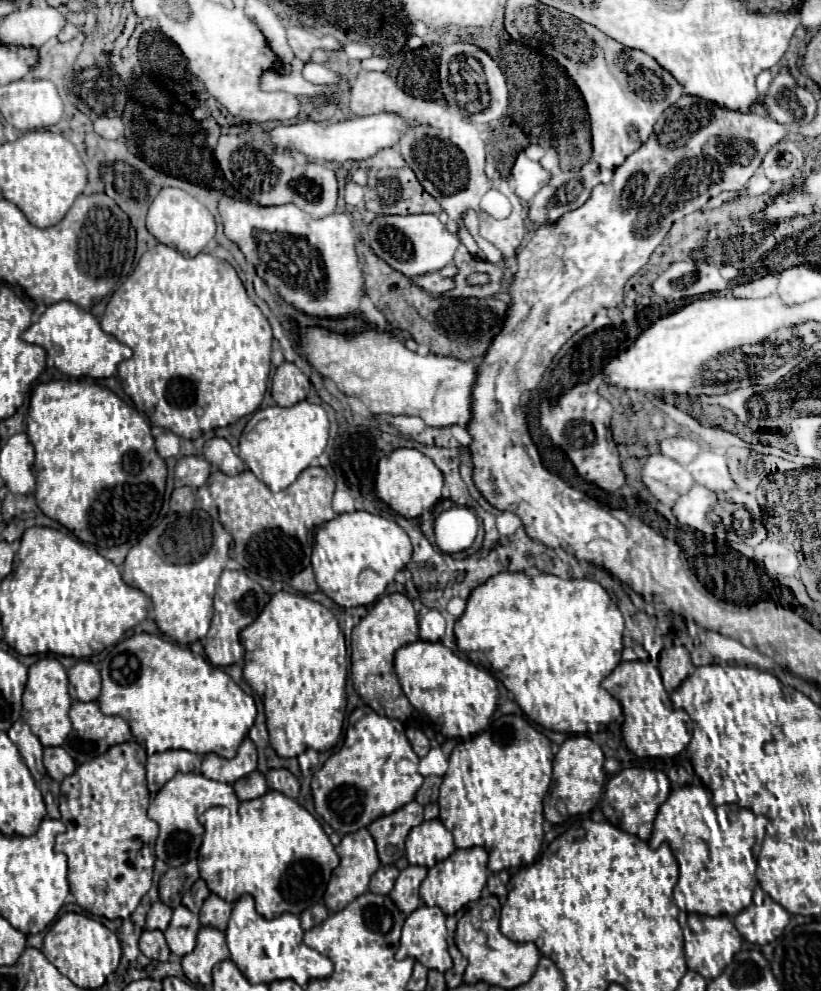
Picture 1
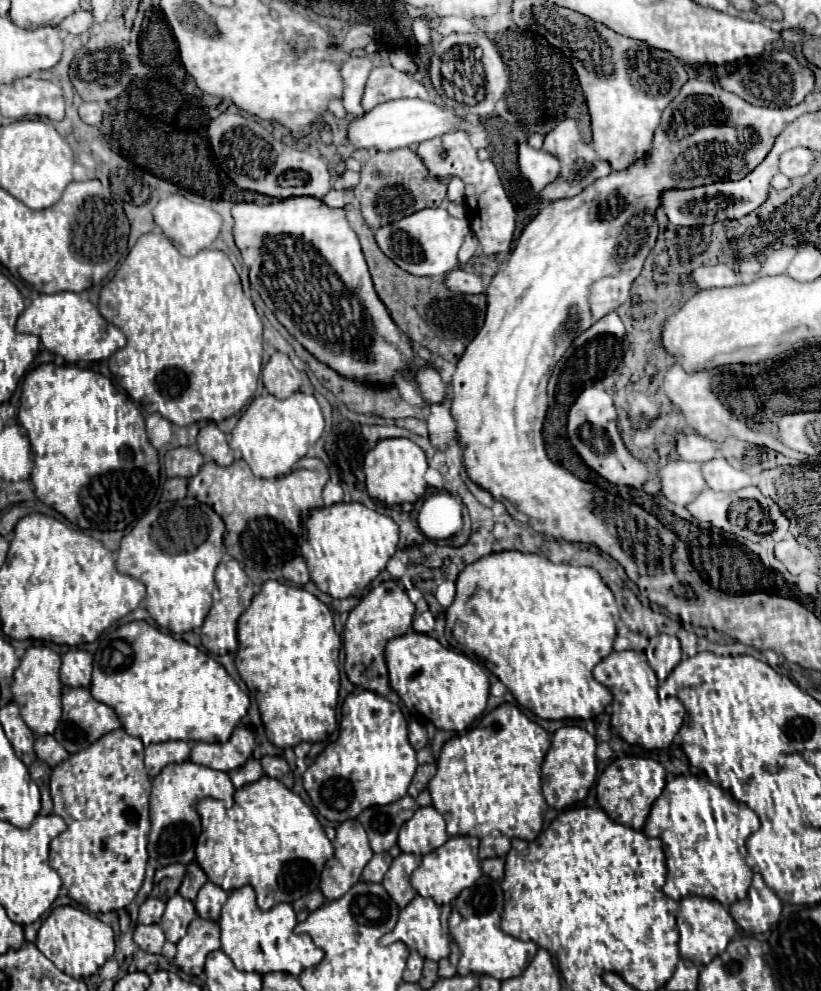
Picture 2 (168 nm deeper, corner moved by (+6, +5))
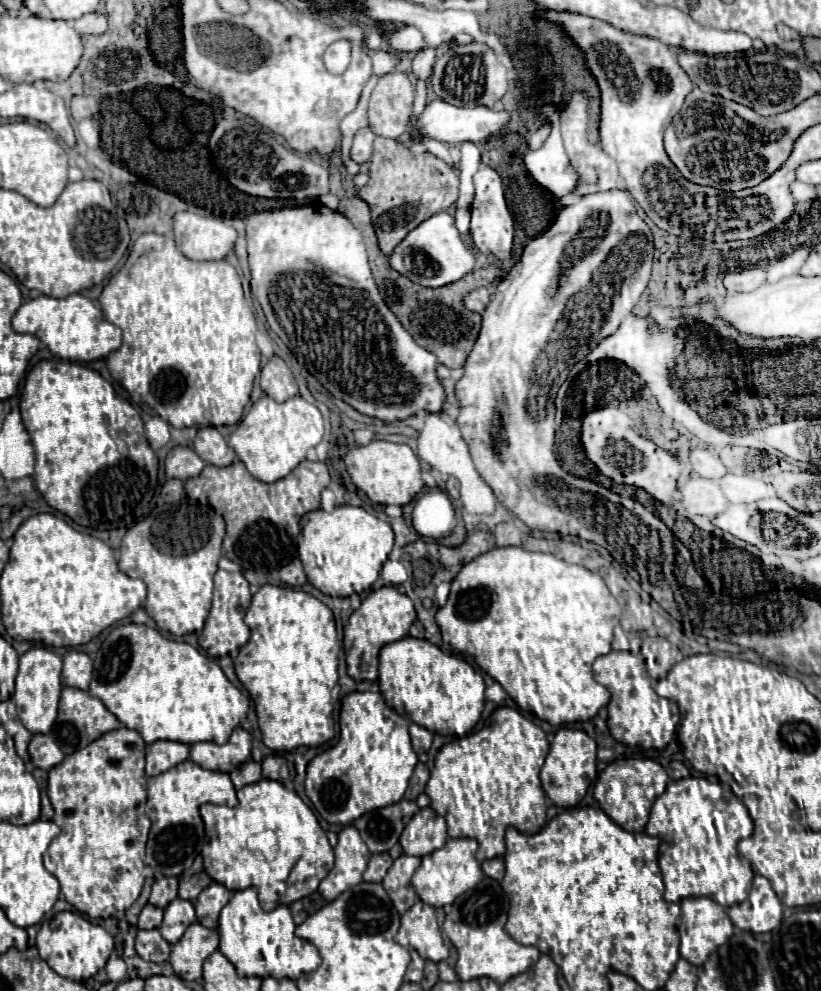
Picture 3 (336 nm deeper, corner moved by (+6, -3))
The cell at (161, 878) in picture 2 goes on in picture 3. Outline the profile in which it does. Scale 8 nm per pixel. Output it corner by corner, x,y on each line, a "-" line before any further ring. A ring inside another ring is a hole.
165,876
165,878
159,878
155,880
153,884
153,890
151,890
151,898
149,902
153,906
159,906
159,908
165,908
171,900
177,898
177,878
173,876

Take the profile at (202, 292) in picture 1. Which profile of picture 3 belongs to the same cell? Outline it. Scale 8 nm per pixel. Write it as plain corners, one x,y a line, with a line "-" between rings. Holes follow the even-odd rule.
143,234
143,236
137,238
137,242
135,242
127,262
123,264
123,268
103,288
103,292
99,296
99,304
101,304
105,320
109,320
111,324
115,324
123,330
123,344
121,344
119,350
115,350
107,356
107,368
109,368
111,376
129,392
133,404
145,404
149,408
149,412
161,416
173,428
189,428
189,426
215,426
217,428
217,426
233,426
233,424
239,422
239,418
243,414
243,408
249,402
253,380
259,372
261,354
259,354
259,348
257,348
257,342
255,342
255,338
257,338
255,316
253,316
249,304
245,302
239,274
235,272
235,268
229,262
225,262
225,260
193,262
193,260
185,258
181,252
177,252
175,242
173,242
171,236

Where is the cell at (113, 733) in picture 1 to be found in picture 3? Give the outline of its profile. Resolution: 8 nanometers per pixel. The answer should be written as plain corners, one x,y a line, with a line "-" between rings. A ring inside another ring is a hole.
63,688
61,690
61,700
59,700
59,716
57,722
51,730
51,738
57,742
57,746
61,748
63,754
73,754
81,748
85,748
87,744
91,744
93,740
97,740
99,736
121,728
121,722
103,706
101,700
93,698
89,692
81,692
77,688

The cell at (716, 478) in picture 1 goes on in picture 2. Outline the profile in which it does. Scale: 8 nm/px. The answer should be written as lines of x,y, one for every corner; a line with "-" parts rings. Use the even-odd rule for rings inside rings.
715,458
703,464
703,478
709,488
719,492
737,492
751,484
749,474
743,470
735,470
725,458

